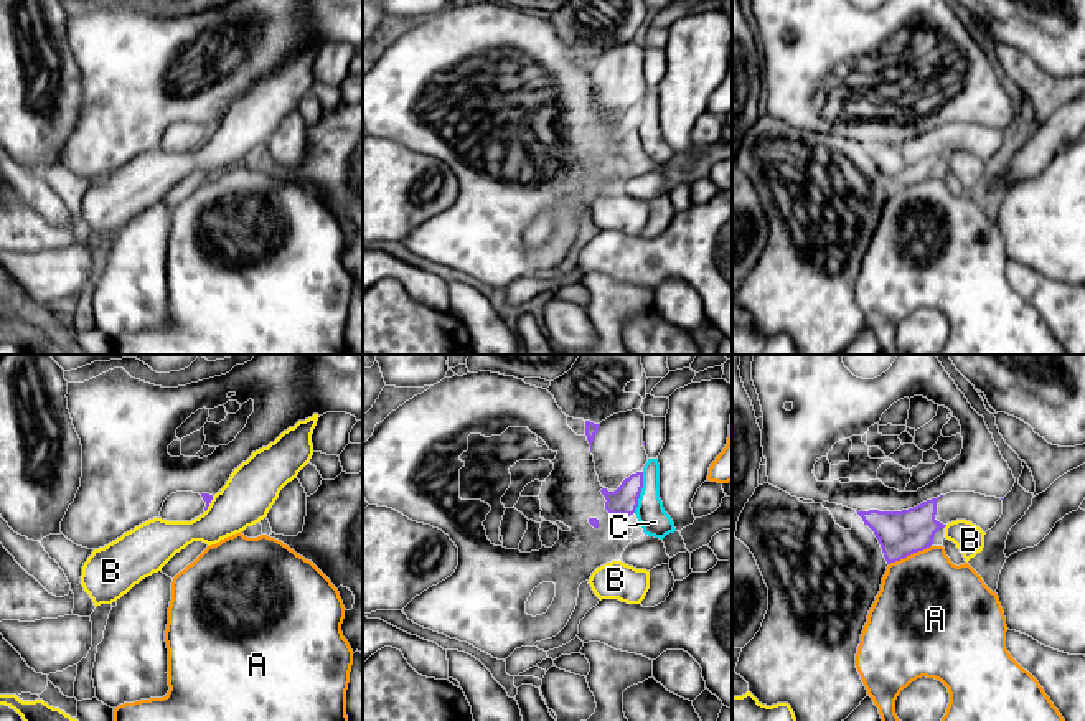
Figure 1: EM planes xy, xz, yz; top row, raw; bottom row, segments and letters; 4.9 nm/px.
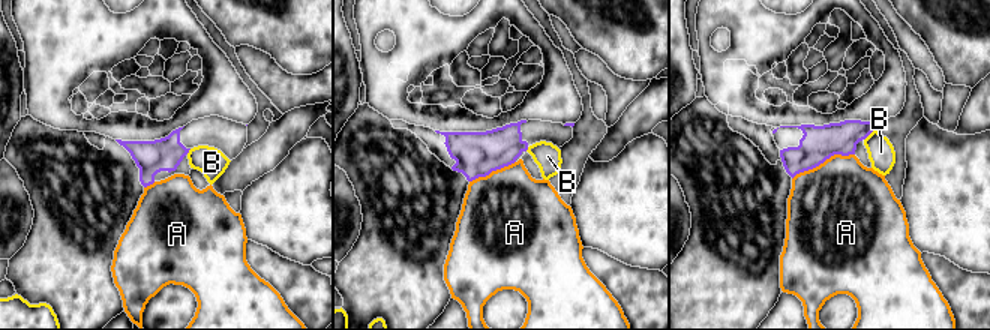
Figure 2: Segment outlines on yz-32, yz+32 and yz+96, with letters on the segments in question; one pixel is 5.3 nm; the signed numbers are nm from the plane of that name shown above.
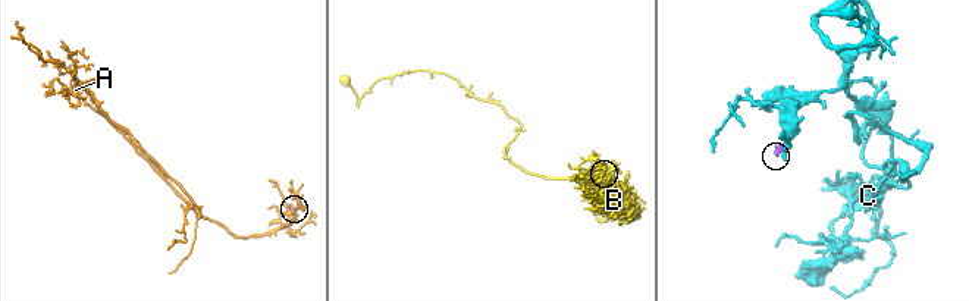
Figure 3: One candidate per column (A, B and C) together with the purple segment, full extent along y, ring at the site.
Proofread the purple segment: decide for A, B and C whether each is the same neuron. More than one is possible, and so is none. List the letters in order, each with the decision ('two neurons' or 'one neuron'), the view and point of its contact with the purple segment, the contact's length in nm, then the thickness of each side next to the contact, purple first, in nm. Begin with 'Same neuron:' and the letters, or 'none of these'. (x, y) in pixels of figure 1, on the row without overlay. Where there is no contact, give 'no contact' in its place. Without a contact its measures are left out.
Same neuron: none of these
A: two neurons | yz (909, 185) | 220 nm | 220/460 nm
B: two neurons | xy (208, 136) | 90 nm | 50/260 nm
C: two neurons | xz (640, 122) | 200 nm | 140/140 nm

